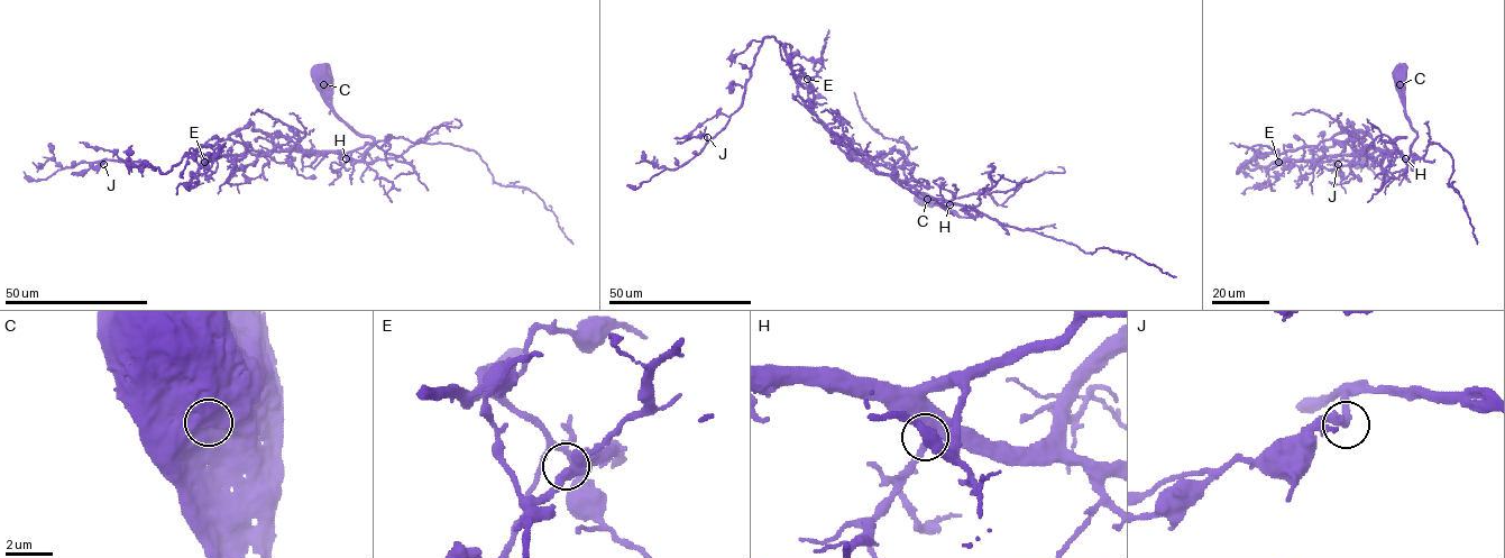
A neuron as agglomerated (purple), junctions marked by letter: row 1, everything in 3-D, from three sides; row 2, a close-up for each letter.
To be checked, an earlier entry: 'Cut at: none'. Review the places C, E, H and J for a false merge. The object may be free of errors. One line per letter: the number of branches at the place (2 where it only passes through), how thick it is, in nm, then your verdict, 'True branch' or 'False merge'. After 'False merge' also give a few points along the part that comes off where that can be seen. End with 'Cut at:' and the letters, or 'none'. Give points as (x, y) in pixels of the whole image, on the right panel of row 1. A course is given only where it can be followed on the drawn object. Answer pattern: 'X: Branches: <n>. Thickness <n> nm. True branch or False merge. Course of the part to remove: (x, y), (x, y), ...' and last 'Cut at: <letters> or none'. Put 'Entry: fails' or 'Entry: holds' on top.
Entry: holds
C: Branches: 1. Thickness 1500 nm. True branch
E: Branches: 3. Thickness 420 nm. True branch
H: Branches: 2. Thickness 440 nm. True branch
J: Branches: 2. Thickness 240 nm. True branch
Cut at: none

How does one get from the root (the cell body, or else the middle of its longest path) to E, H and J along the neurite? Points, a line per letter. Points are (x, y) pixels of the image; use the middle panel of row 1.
E: (921, 195), (962, 217), (976, 213), (962, 206), (928, 198), (891, 170), (844, 153), (815, 113), (807, 79)
H: (921, 195), (962, 217), (976, 213), (962, 206), (950, 204)
J: (921, 195), (976, 213), (851, 152), (798, 94), (774, 37), (759, 48), (742, 104), (707, 137)

